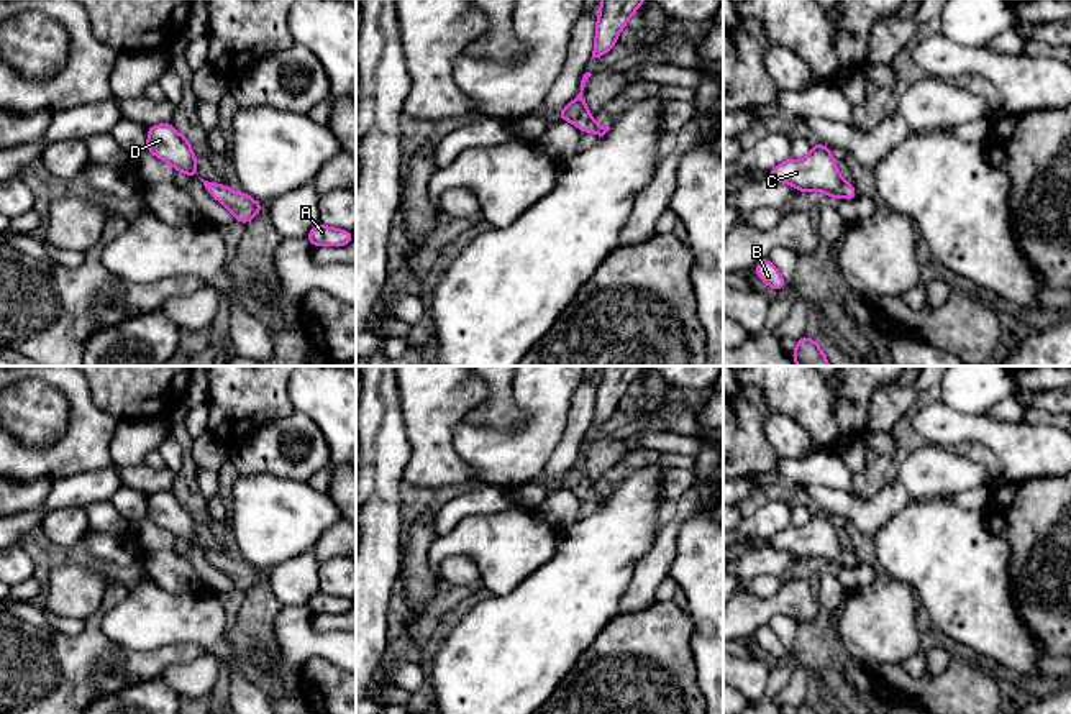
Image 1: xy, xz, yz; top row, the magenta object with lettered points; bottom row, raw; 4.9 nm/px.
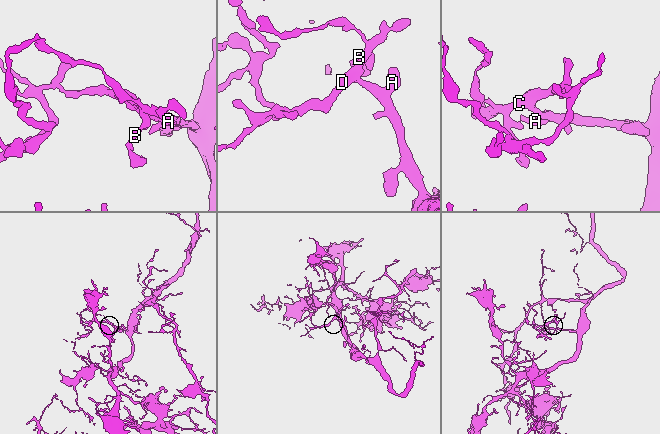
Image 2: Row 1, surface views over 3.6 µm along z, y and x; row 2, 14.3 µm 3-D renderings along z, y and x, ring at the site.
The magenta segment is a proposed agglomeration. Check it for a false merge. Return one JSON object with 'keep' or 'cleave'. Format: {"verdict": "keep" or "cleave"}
{"verdict": "keep"}

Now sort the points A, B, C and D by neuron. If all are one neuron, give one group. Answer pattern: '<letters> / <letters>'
A B C D

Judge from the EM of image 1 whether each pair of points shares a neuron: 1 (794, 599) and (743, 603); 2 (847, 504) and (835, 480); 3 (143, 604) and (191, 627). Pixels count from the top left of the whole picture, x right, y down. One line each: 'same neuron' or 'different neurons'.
1: same neuron
2: different neurons
3: same neuron

